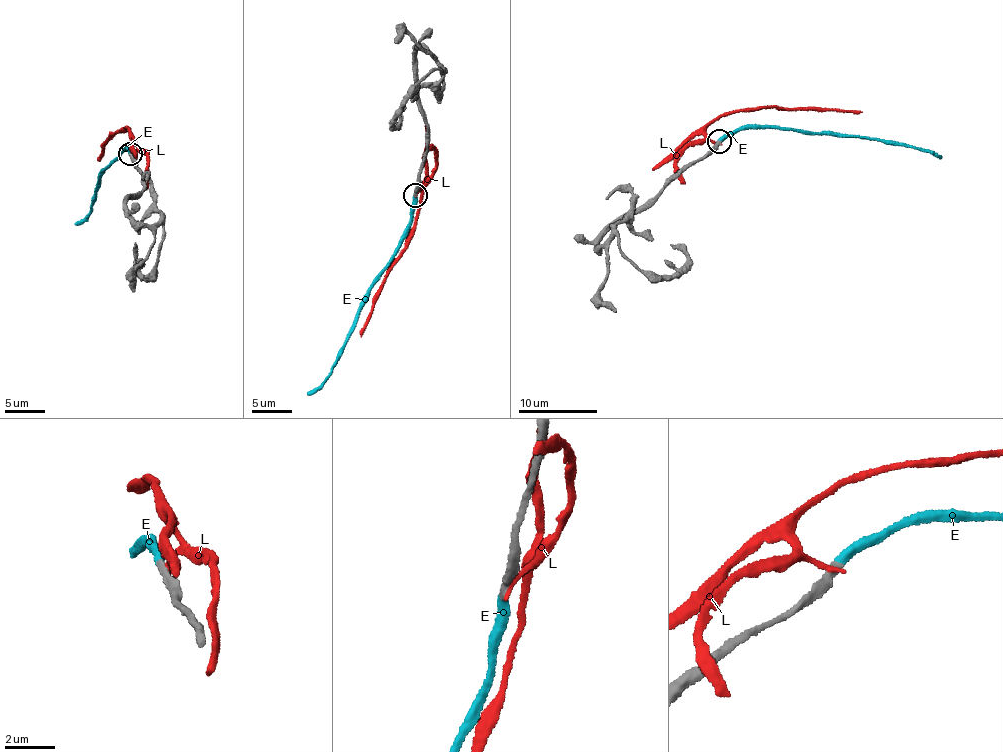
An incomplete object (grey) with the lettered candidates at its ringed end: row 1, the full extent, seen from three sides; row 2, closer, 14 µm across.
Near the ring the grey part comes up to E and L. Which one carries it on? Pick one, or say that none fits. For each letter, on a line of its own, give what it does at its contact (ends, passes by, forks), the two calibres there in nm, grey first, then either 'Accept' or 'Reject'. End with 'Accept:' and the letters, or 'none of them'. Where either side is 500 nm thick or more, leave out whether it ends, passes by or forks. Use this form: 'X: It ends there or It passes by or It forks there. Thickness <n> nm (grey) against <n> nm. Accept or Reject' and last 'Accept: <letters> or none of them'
E: It ends there. Thickness 300 nm (grey) against 360 nm. Accept
L: It ends there. Thickness 380 nm (grey) against 220 nm. Reject
Accept: E

